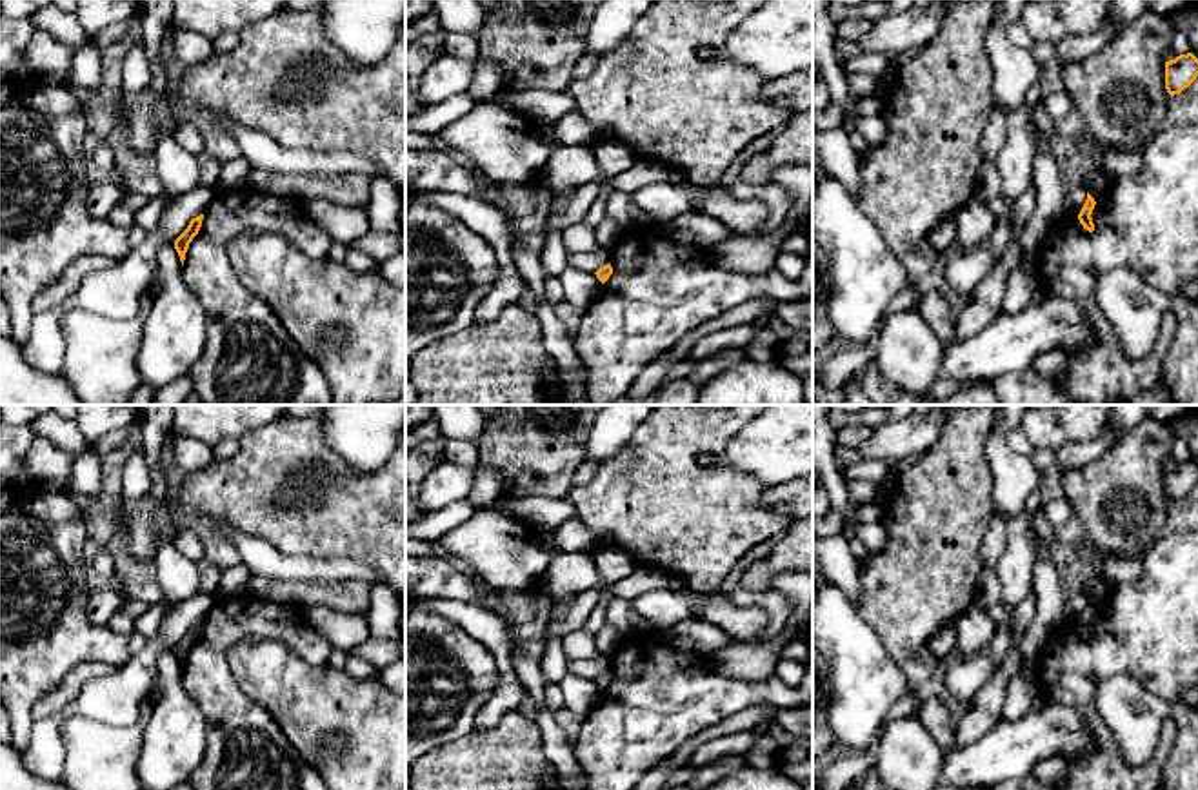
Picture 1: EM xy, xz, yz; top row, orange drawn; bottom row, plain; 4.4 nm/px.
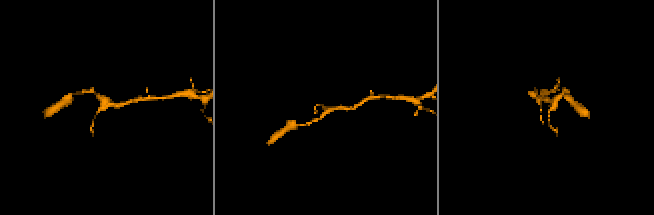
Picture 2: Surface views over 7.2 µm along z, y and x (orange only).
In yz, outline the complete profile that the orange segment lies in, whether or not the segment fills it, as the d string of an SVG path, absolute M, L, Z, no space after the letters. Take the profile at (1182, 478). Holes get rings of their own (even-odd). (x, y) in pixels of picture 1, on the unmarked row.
M1193 459L1165 469L1165 496L1171 503L1180 501L1198 483L1198 465Z

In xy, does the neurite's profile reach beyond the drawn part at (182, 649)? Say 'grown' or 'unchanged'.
unchanged

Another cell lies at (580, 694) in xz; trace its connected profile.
M567 672L558 683L564 696L564 708L585 717L602 699L602 688L594 679Z

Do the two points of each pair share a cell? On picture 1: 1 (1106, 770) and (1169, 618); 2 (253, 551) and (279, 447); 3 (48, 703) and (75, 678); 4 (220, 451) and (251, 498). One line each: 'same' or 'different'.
1: same
2: different
3: same
4: different

